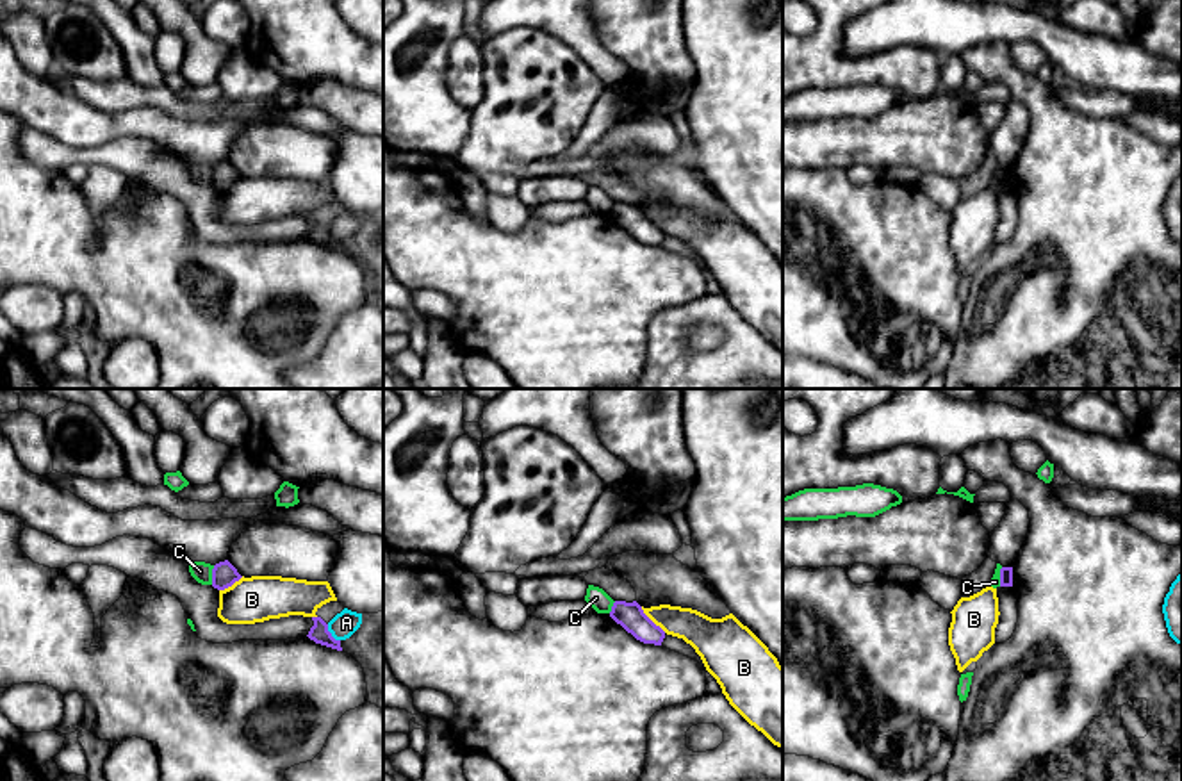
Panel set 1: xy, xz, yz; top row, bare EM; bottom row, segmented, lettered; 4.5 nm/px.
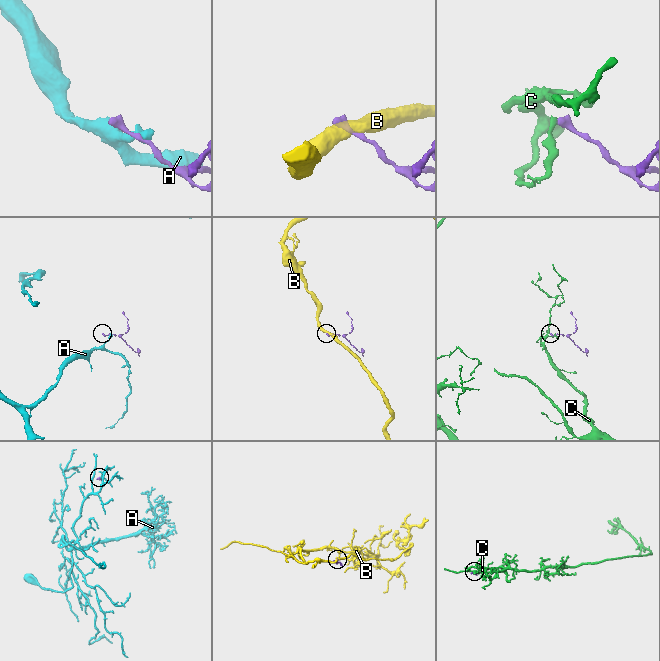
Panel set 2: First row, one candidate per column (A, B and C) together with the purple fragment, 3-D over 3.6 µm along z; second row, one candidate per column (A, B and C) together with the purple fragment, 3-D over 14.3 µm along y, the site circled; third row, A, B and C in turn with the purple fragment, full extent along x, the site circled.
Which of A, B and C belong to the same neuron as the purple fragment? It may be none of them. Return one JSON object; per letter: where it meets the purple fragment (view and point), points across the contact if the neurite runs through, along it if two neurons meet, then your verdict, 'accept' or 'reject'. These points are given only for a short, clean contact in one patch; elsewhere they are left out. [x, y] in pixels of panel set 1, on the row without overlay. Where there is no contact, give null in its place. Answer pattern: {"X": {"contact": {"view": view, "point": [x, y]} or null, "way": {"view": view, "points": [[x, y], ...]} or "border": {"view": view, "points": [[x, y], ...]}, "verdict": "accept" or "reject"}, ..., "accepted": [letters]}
{"A": {"contact": {"view": "xy", "point": [330, 234]}, "border": {"view": "xy", "points": [[327, 225], [327, 230], [339, 241]]}, "verdict": "reject"}, "B": {"contact": {"view": "xz", "point": [651, 221]}, "border": {"view": "xz", "points": [[640, 207], [665, 232]]}, "verdict": "reject"}, "C": {"contact": {"view": "xy", "point": [213, 175]}, "border": {"view": "xy", "points": [[214, 166], [211, 184]]}, "verdict": "reject"}, "accepted": []}

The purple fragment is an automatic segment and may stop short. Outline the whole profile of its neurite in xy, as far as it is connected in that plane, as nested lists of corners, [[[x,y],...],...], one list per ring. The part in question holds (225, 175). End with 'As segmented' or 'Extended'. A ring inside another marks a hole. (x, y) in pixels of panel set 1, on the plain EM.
[[[0,36],[0,111],[18,116],[27,128],[73,148],[94,148],[123,136],[150,139],[187,164],[210,164],[212,187],[218,191],[242,178],[228,162],[228,153],[242,130],[257,121],[280,121],[330,137],[348,130],[328,112],[303,103],[289,109],[273,107],[251,119],[221,121],[182,121],[152,105],[107,114],[57,87],[48,77],[27,71],[4,36]]]. Extended

